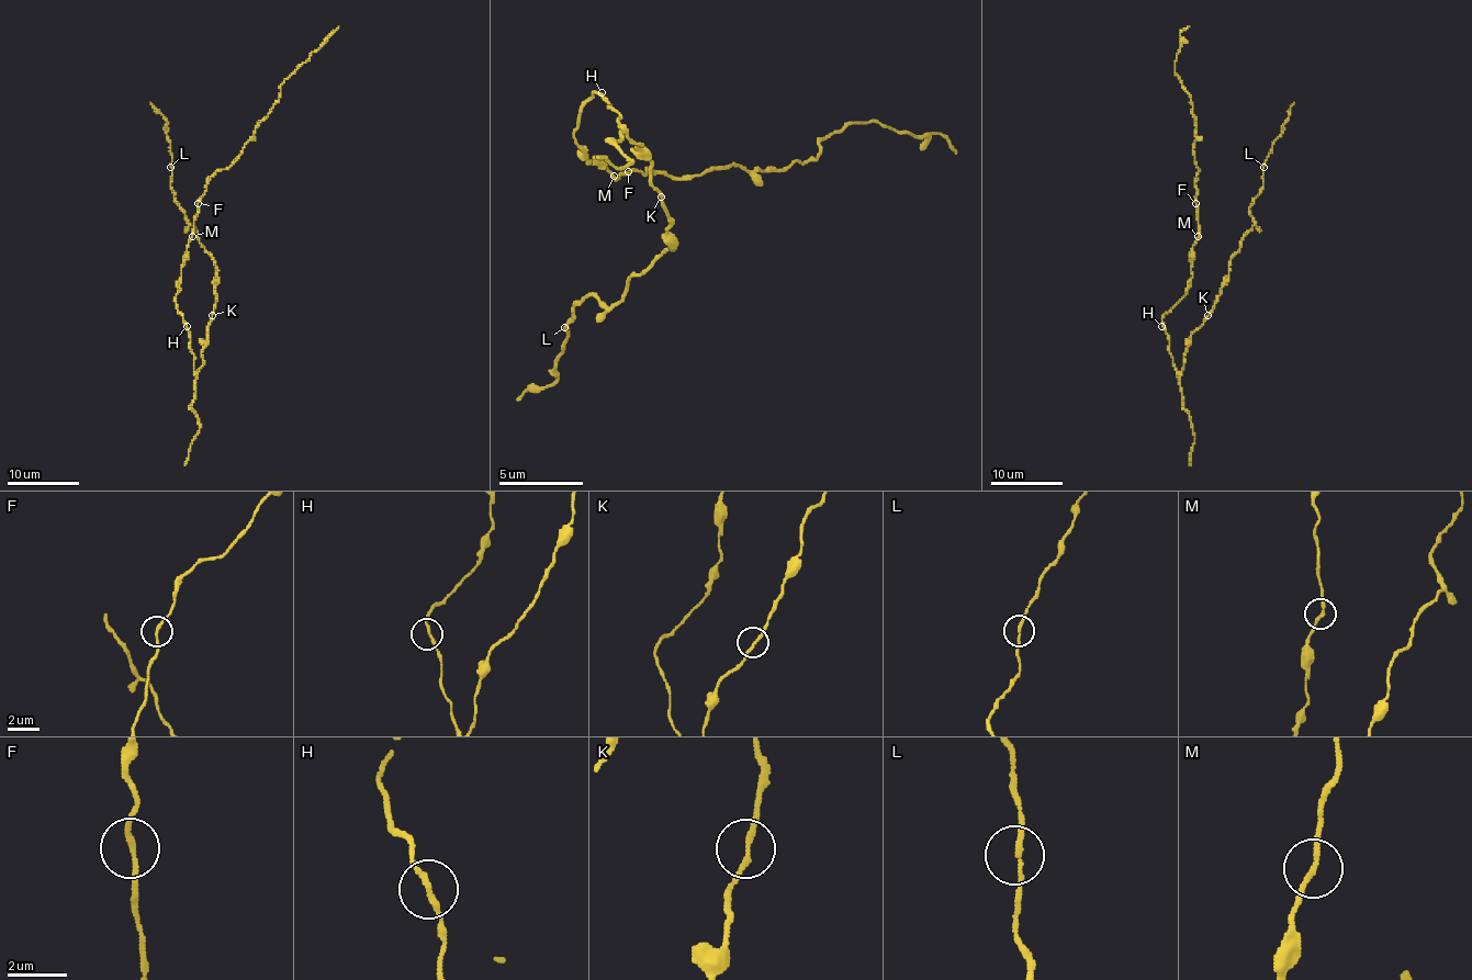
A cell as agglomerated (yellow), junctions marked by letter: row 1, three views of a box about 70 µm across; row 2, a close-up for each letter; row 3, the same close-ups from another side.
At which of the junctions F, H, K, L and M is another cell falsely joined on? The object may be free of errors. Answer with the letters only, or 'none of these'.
none of these

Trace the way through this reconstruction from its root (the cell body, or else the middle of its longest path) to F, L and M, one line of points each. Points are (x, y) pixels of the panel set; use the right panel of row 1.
F: (1164, 326), (1161, 317), (1186, 294), (1187, 281), (1192, 276), (1191, 252), (1198, 236), (1197, 203)
L: (1164, 326), (1180, 371), (1187, 340), (1254, 223), (1248, 207), (1263, 186), (1263, 167)
M: (1164, 326), (1161, 317), (1186, 294), (1187, 281), (1192, 276), (1191, 252), (1198, 236)

